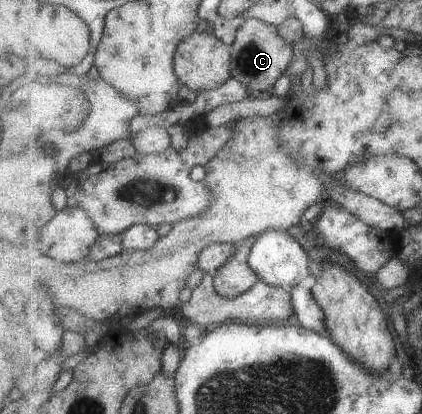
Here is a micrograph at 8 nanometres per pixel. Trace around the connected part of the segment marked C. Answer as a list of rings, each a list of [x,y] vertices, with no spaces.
[[[254,17],[243,21],[230,47],[231,76],[244,84],[253,94],[260,96],[272,96],[278,78],[286,73],[286,68],[294,60],[294,48],[289,40],[282,36],[278,27]]]

